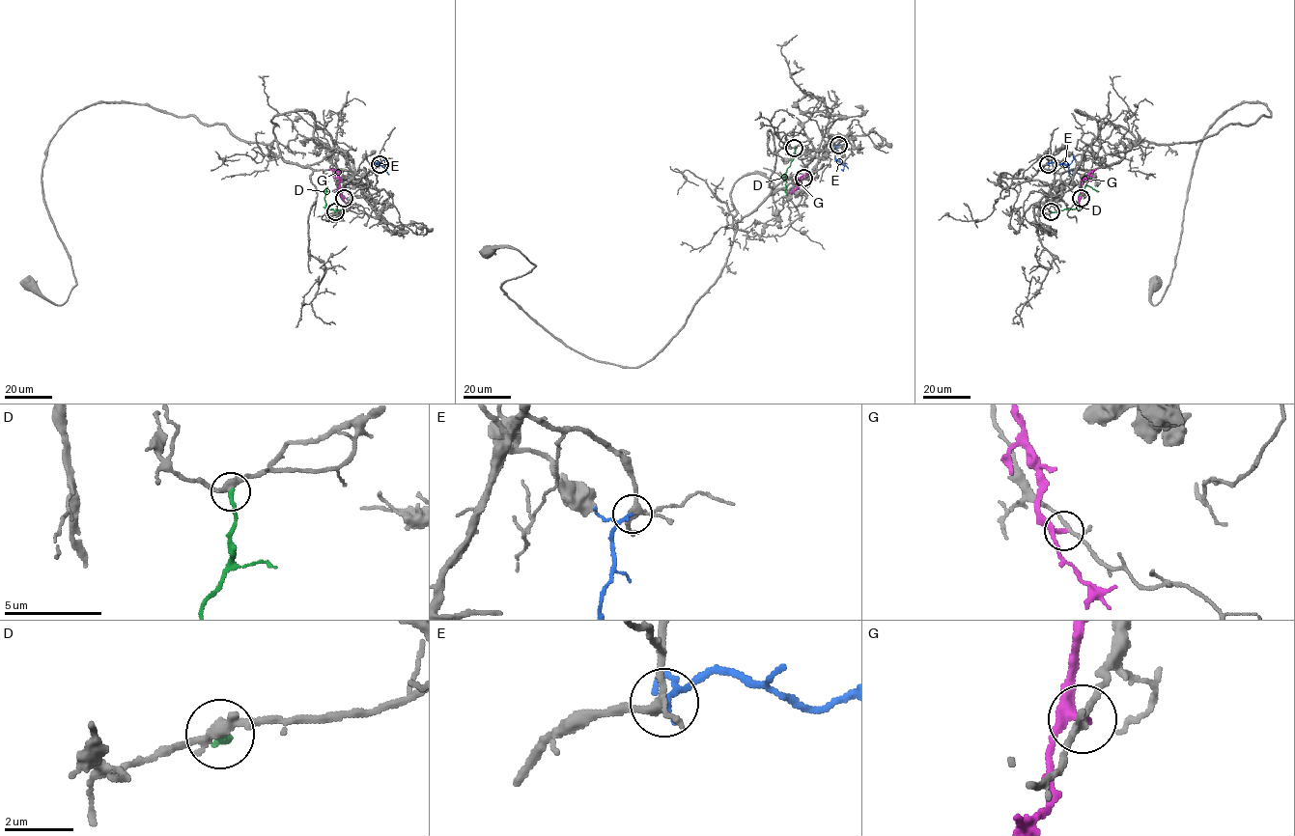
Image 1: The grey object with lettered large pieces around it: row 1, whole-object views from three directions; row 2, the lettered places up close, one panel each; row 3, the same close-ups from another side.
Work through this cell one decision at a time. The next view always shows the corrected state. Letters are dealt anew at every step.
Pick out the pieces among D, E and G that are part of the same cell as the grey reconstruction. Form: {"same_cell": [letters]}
{"same_cell": ["E"]}

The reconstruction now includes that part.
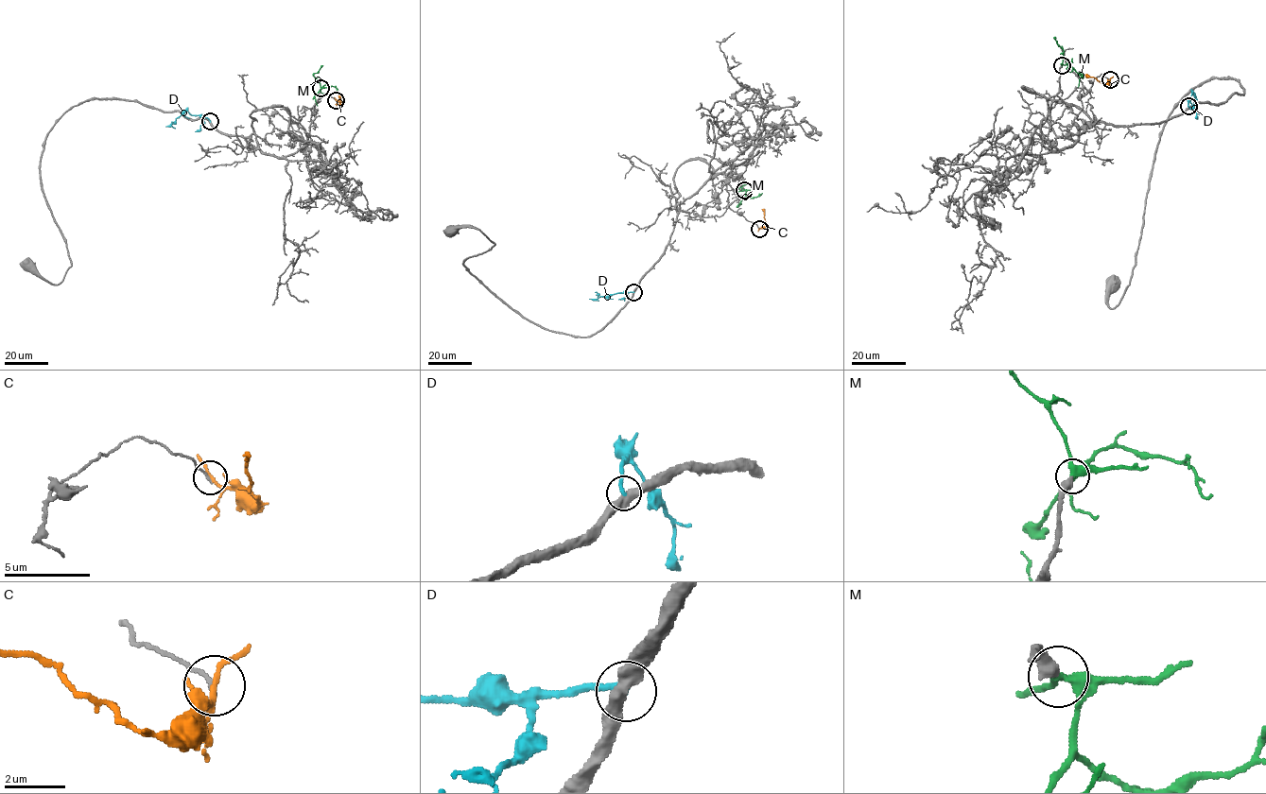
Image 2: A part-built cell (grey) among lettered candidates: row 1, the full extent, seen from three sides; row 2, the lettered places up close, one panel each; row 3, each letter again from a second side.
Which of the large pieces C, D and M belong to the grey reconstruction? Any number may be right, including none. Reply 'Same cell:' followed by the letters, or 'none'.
Same cell: M

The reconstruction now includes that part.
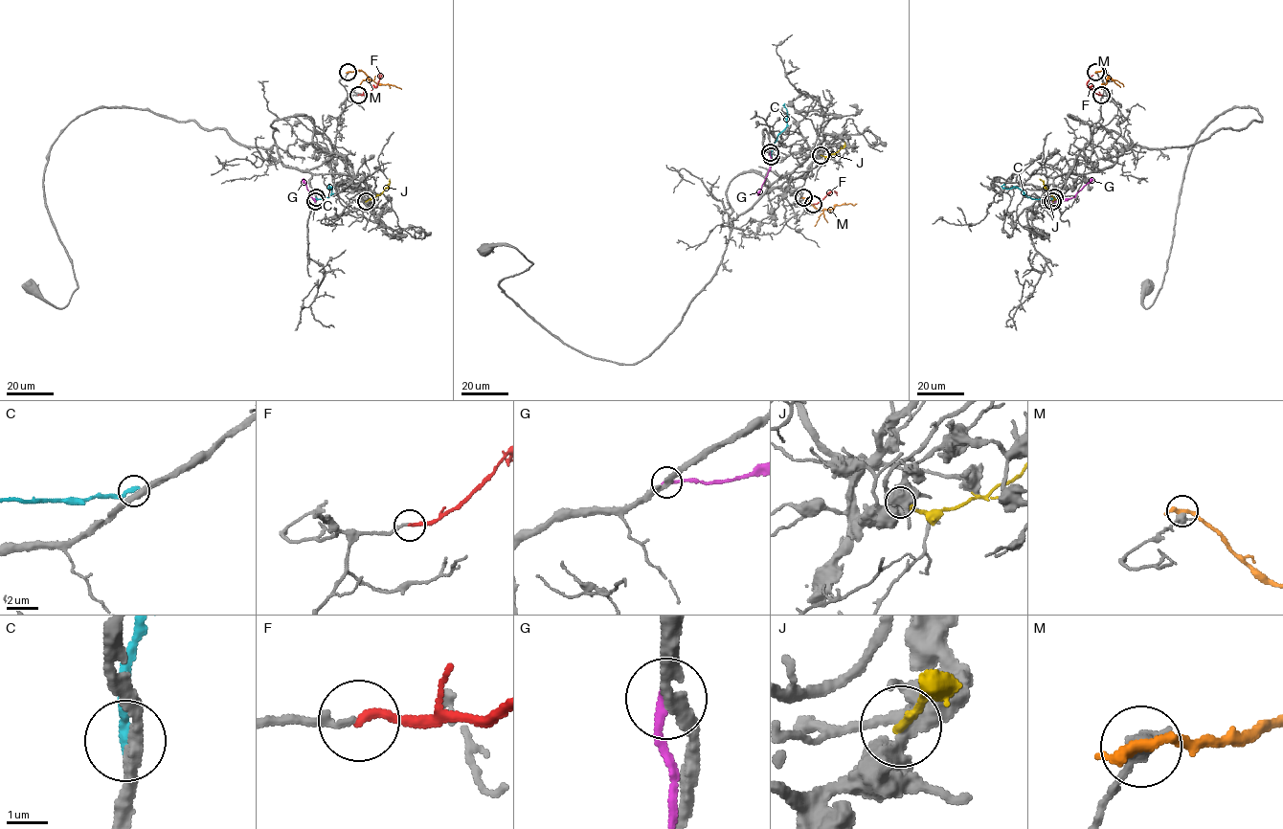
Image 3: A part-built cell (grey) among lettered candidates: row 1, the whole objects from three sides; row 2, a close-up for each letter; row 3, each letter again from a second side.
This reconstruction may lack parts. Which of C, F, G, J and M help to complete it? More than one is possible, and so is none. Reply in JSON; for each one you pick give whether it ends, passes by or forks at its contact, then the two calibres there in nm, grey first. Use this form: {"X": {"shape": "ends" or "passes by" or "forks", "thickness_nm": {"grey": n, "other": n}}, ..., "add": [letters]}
{"F": {"shape": "ends", "thickness_nm": {"grey": 190, "other": 240}}, "add": ["F"]}

